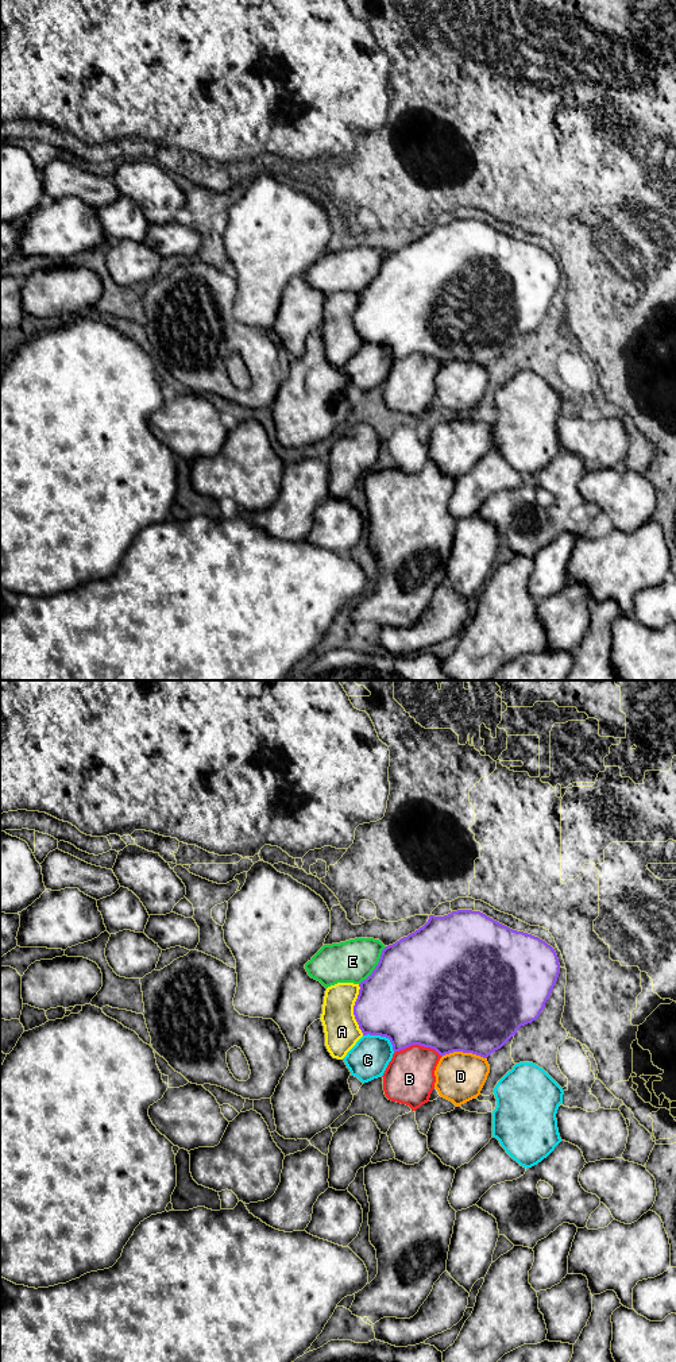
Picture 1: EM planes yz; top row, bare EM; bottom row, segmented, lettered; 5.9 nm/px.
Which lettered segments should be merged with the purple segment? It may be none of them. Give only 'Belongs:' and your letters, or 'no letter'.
Belongs: no letter

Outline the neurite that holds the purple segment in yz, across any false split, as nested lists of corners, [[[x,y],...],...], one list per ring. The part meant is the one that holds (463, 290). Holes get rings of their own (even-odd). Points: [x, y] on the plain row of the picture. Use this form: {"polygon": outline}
{"polygon": [[[457,219],[444,225],[429,224],[422,236],[382,259],[372,282],[359,293],[354,324],[363,344],[389,347],[394,362],[420,354],[434,358],[441,366],[463,360],[487,367],[521,335],[540,325],[559,282],[555,258],[538,246],[513,239],[480,220]]]}

